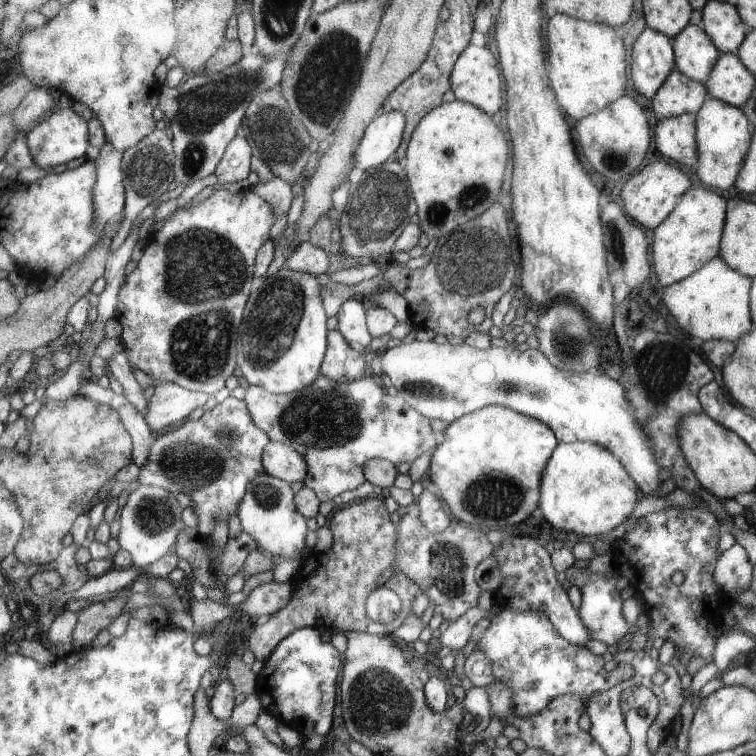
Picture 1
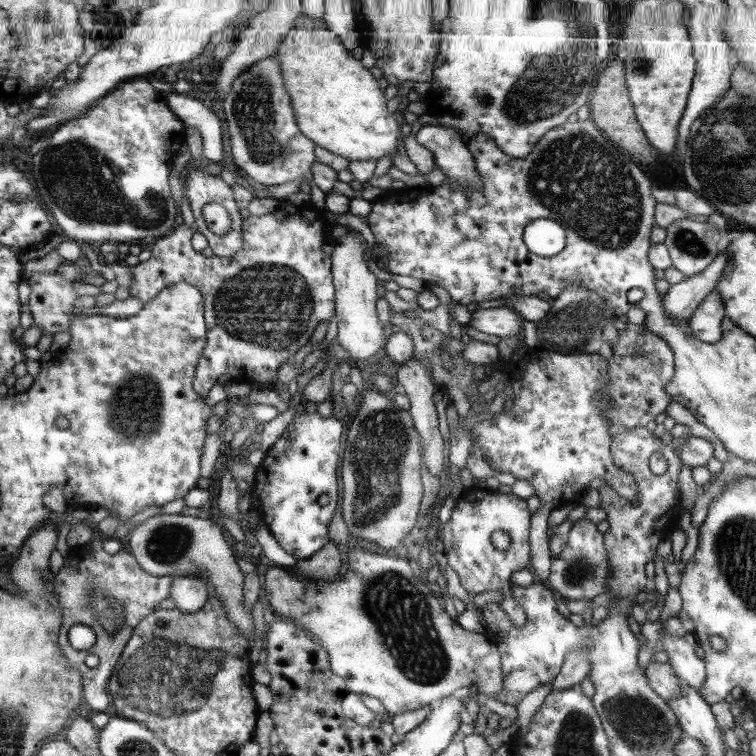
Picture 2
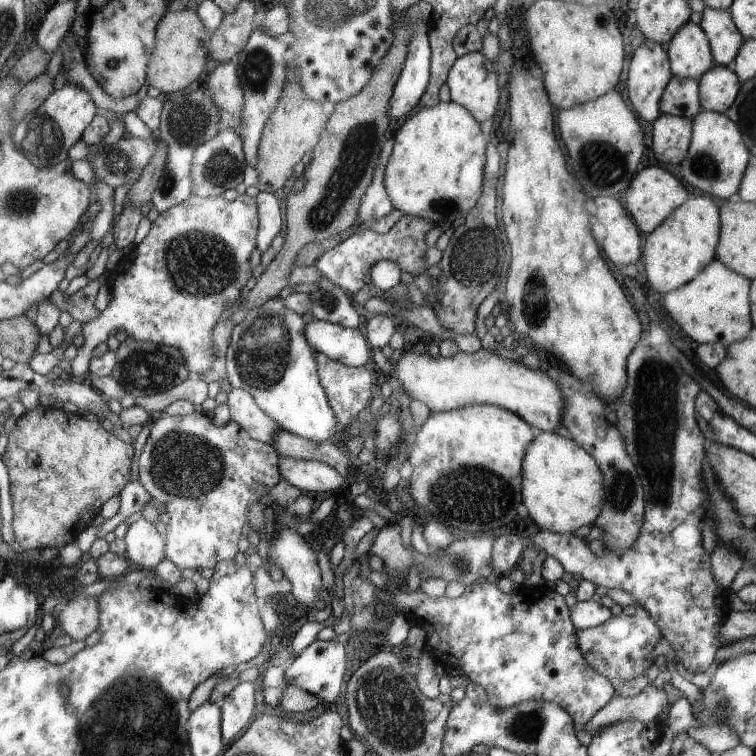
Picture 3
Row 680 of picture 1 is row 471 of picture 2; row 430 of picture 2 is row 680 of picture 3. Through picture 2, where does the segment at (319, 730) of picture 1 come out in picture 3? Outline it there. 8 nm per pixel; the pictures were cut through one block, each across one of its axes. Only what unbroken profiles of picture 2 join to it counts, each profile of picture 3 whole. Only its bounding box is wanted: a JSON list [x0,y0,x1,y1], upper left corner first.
[283,638,345,704]

